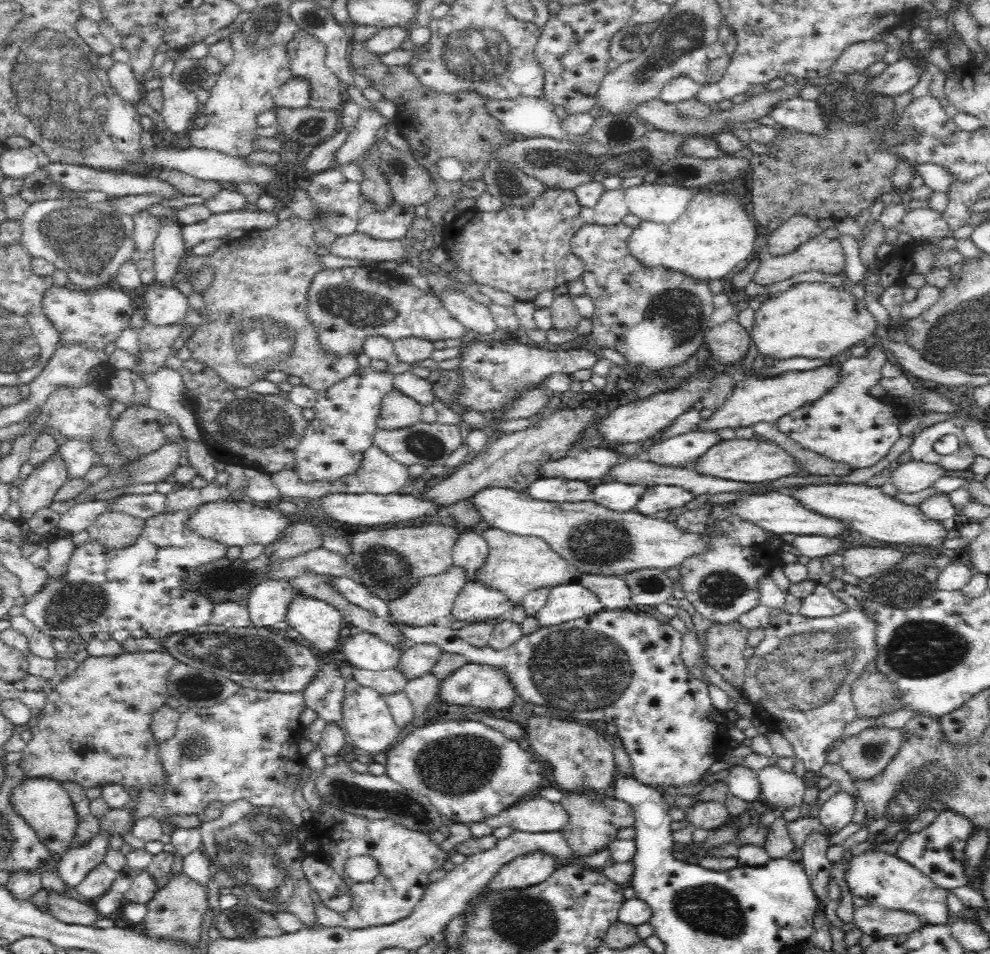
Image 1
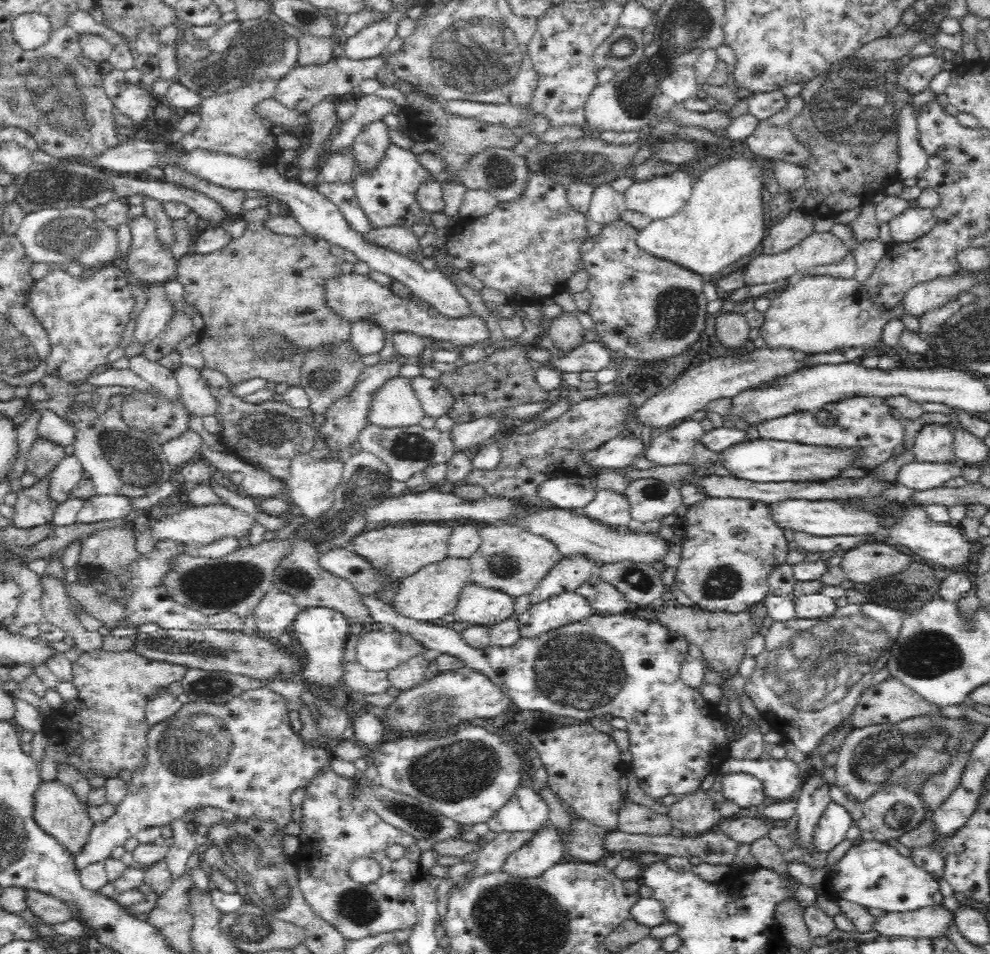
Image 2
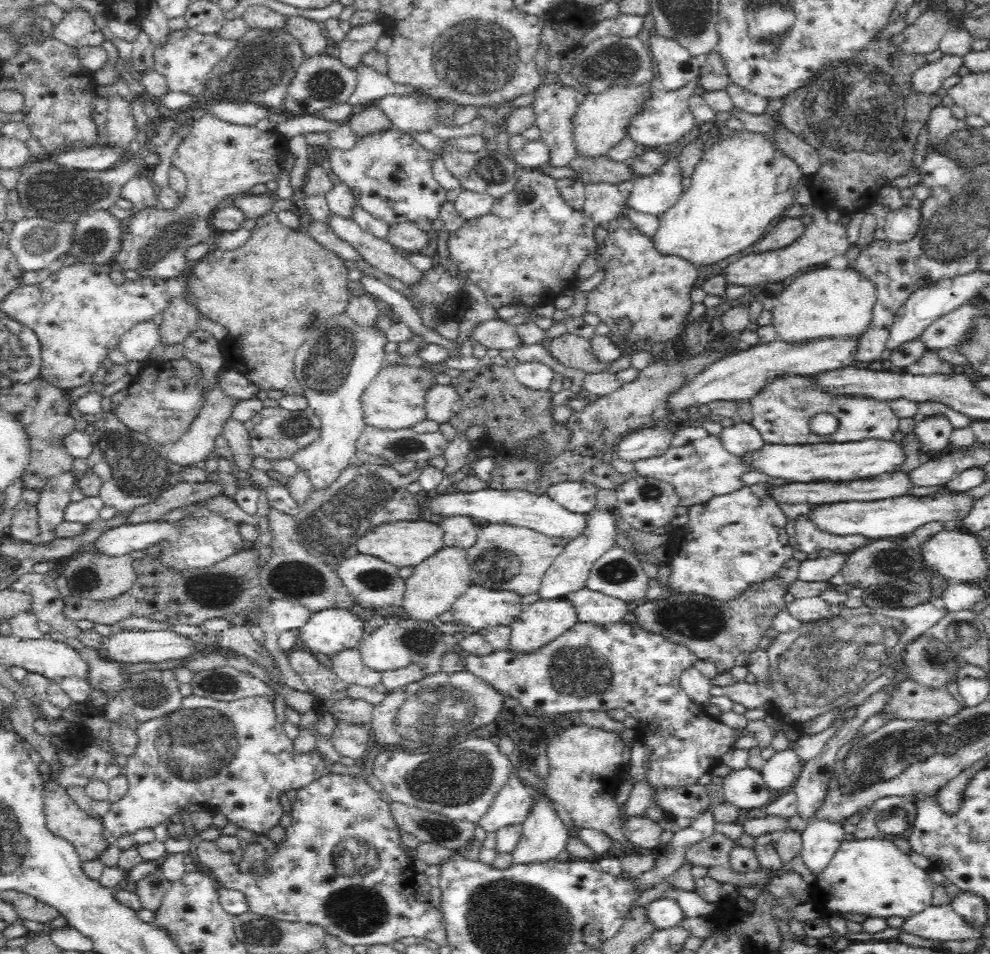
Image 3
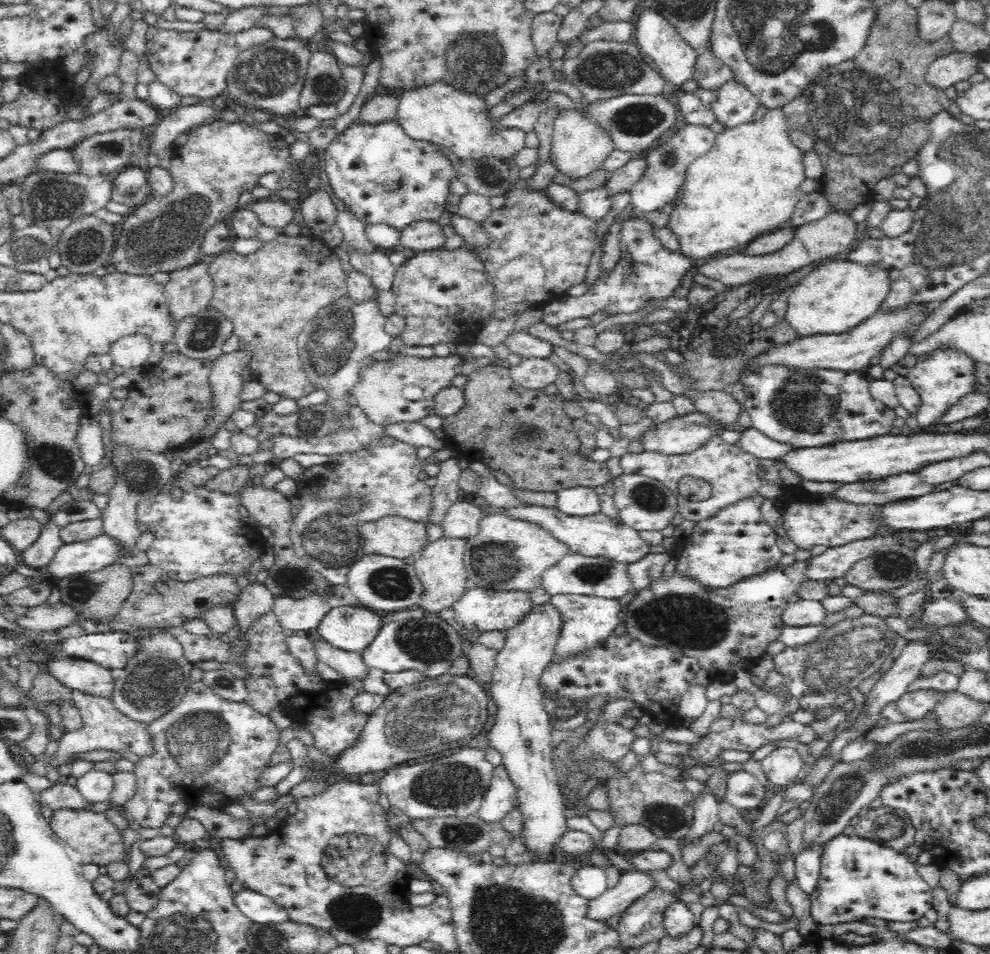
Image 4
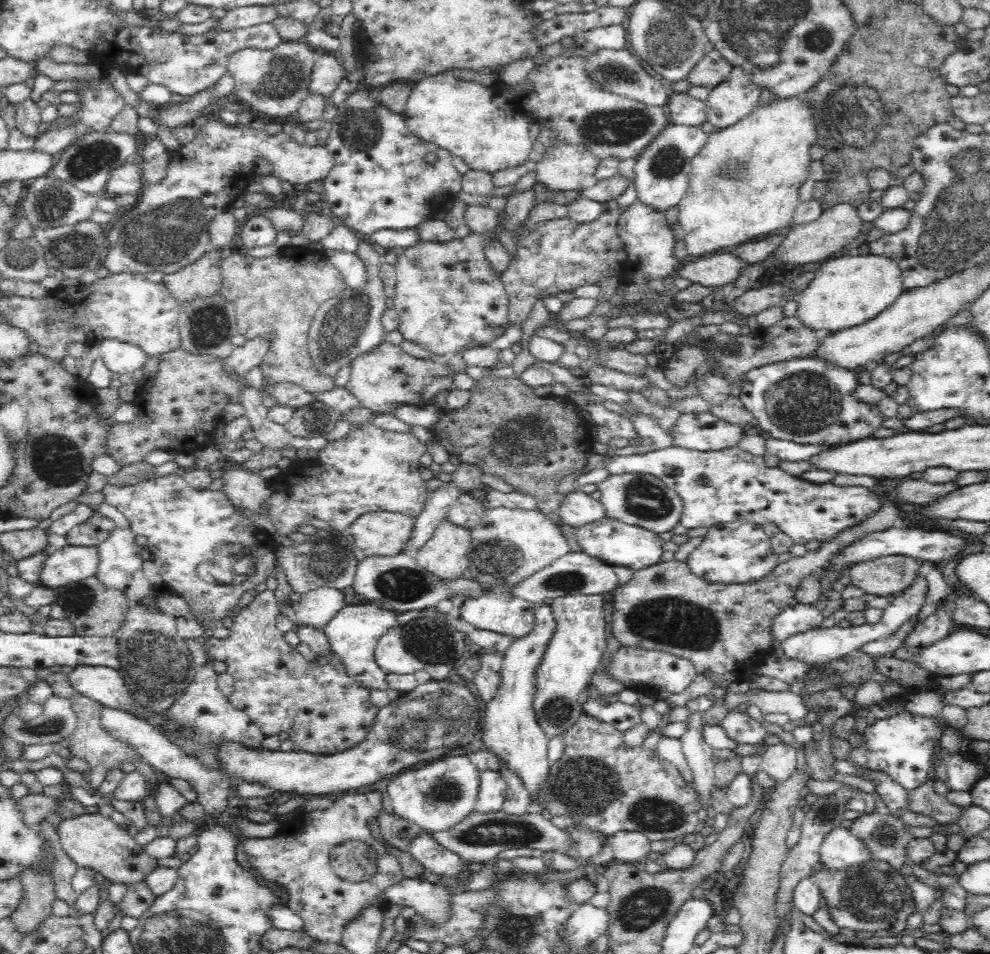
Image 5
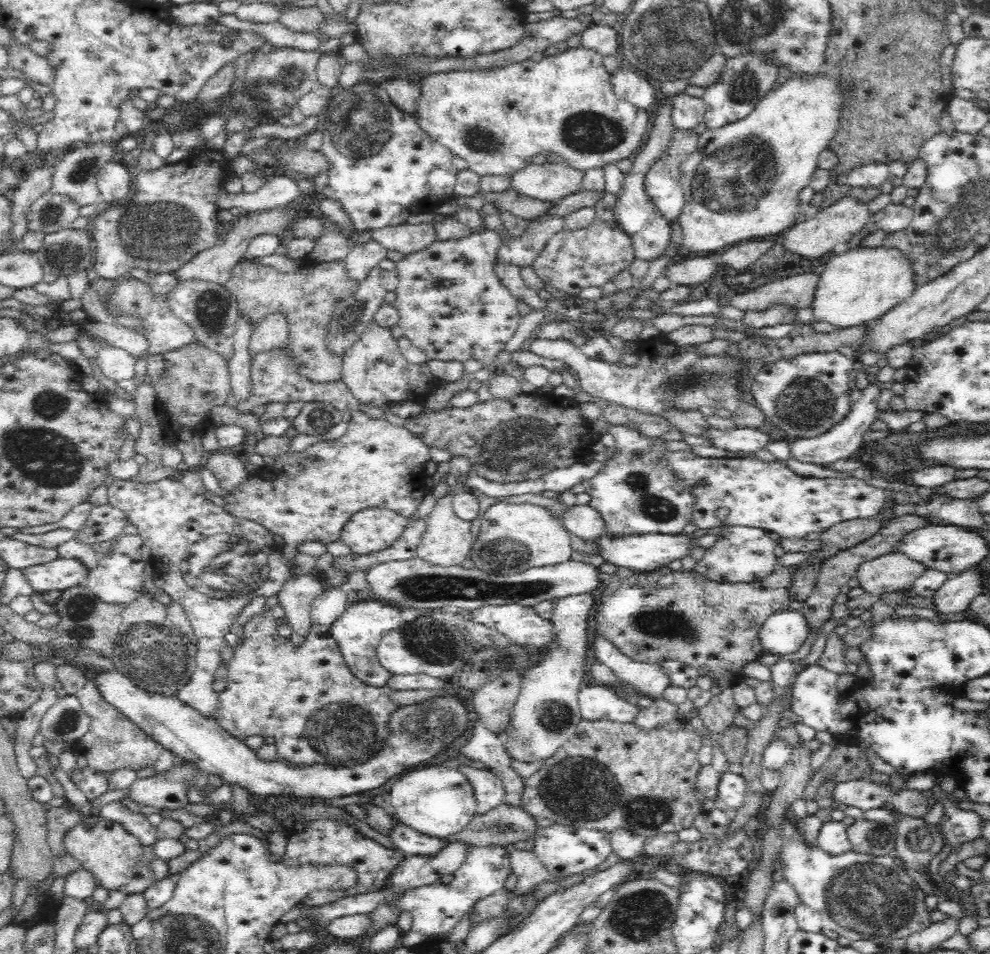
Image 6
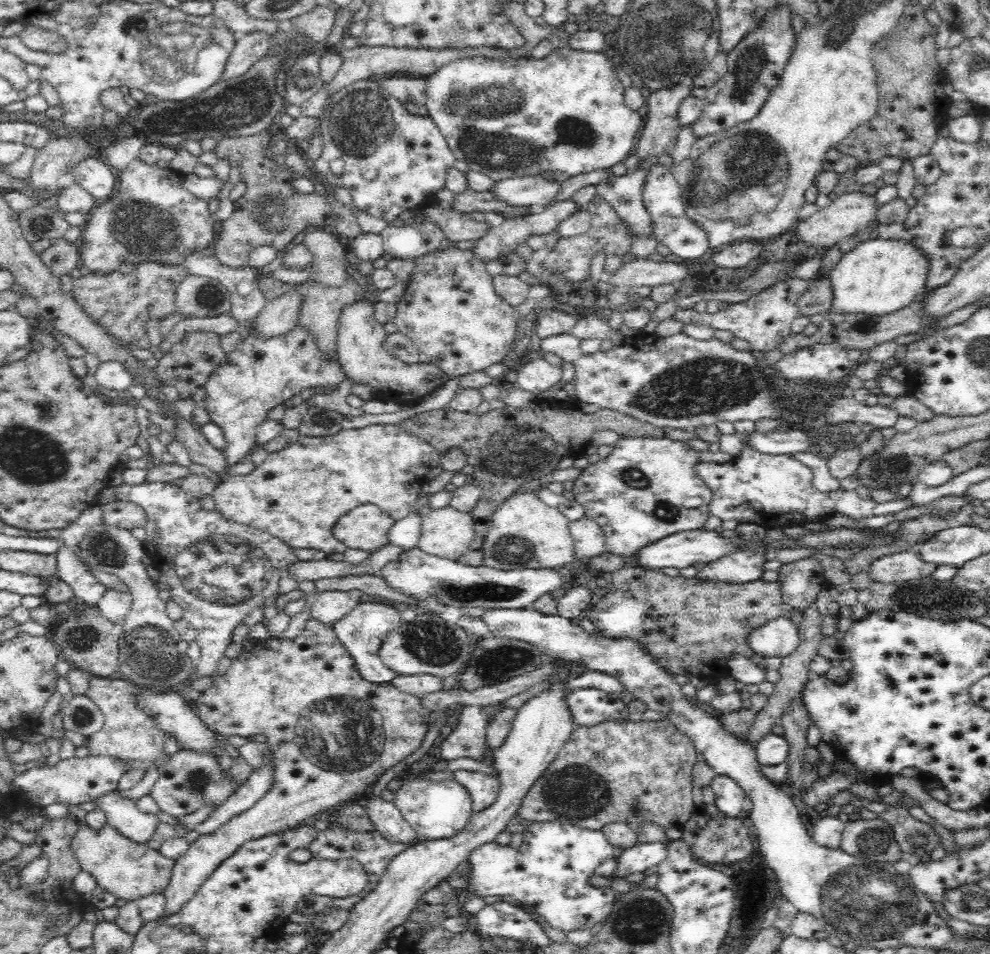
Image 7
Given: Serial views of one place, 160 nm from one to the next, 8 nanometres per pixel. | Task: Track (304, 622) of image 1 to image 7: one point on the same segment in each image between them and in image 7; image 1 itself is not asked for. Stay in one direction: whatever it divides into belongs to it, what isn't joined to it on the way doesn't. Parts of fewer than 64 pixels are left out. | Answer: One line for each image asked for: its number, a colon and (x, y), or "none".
2: (322, 632)
3: (330, 631)
4: (351, 629)
5: (353, 633)
6: (358, 631)
7: (362, 631)

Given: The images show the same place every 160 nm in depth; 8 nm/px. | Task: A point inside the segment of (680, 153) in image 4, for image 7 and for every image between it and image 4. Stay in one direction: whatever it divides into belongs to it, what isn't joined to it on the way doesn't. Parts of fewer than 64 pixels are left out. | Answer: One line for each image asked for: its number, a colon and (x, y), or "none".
5: (662, 170)
6: (662, 185)
7: (661, 195)

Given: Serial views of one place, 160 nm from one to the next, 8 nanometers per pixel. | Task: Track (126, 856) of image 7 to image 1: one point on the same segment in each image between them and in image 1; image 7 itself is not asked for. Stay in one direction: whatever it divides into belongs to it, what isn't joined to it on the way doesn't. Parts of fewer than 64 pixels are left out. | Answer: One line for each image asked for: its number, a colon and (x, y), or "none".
1: (41, 802)
2: (57, 810)
3: (64, 818)
4: (93, 835)
5: (92, 841)
6: (118, 861)

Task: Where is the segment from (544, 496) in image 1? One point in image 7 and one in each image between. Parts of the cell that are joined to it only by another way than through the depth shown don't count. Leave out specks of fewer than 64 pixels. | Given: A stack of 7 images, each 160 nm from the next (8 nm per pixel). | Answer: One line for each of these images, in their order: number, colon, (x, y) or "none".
2: (574, 493)
3: (579, 497)
4: (579, 501)
5: (578, 508)
6: (583, 521)
7: (589, 540)

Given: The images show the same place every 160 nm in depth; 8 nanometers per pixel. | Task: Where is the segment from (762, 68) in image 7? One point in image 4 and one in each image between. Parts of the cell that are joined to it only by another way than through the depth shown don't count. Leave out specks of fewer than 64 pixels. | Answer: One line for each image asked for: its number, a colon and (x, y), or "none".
4: (735, 105)
5: (729, 102)
6: (745, 81)

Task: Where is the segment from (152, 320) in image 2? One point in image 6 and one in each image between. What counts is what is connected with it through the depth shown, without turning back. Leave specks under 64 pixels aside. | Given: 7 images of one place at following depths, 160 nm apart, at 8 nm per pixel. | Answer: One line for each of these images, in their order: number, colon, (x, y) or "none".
3: (136, 345)
4: (131, 351)
5: (124, 358)
6: (115, 363)

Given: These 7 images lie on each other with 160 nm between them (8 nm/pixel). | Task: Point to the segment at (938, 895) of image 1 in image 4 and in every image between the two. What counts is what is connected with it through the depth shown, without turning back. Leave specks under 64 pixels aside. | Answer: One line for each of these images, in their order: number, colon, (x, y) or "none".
2: (872, 874)
3: (873, 877)
4: (859, 878)

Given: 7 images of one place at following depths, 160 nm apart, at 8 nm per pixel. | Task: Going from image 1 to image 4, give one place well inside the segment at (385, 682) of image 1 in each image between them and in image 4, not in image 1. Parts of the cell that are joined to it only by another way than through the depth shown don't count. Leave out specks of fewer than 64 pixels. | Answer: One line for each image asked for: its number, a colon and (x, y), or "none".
2: (360, 680)
3: (347, 665)
4: (347, 664)

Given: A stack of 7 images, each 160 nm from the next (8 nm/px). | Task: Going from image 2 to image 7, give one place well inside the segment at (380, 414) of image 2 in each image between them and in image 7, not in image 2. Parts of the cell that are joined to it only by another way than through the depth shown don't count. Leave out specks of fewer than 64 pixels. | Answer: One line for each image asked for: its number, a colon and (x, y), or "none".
3: (394, 400)
4: (401, 389)
5: (386, 378)
6: (373, 368)
7: (362, 355)

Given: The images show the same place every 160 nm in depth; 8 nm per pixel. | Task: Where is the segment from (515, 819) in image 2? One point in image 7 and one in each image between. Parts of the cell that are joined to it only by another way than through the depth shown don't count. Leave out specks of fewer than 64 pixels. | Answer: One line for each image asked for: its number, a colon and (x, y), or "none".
3: (513, 805)
4: (501, 798)
5: (492, 791)
6: (489, 790)
7: (483, 788)

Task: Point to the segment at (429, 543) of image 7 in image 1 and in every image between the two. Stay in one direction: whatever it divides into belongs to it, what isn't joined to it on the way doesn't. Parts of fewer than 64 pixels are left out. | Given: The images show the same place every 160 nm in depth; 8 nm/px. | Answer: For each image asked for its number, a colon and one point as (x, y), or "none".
1: (433, 597)
2: (431, 593)
3: (435, 584)
4: (439, 566)
5: (445, 556)
6: (446, 540)

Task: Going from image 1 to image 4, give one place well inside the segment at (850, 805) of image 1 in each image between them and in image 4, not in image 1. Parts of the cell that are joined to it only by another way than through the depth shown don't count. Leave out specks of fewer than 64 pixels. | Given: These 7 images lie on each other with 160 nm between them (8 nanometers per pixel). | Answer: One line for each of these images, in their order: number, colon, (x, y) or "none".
2: (835, 820)
3: (820, 840)
4: (807, 864)

